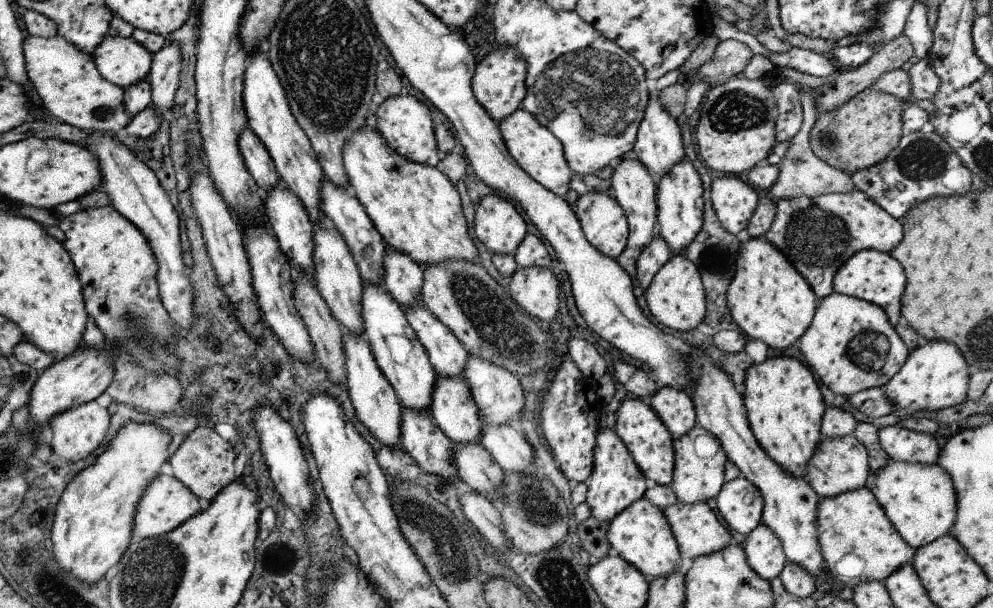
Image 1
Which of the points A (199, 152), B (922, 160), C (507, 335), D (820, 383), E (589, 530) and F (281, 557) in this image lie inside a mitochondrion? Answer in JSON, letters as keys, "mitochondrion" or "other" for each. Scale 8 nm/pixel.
{"A":"other","B":"mitochondrion","C":"mitochondrion","D":"other","E":"other","F":"mitochondrion"}

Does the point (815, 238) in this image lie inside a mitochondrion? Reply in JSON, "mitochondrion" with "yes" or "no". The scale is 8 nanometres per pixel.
{"mitochondrion":"yes"}

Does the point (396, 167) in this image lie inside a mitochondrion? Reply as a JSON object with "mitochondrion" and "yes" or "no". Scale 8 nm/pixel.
{"mitochondrion":"no"}

